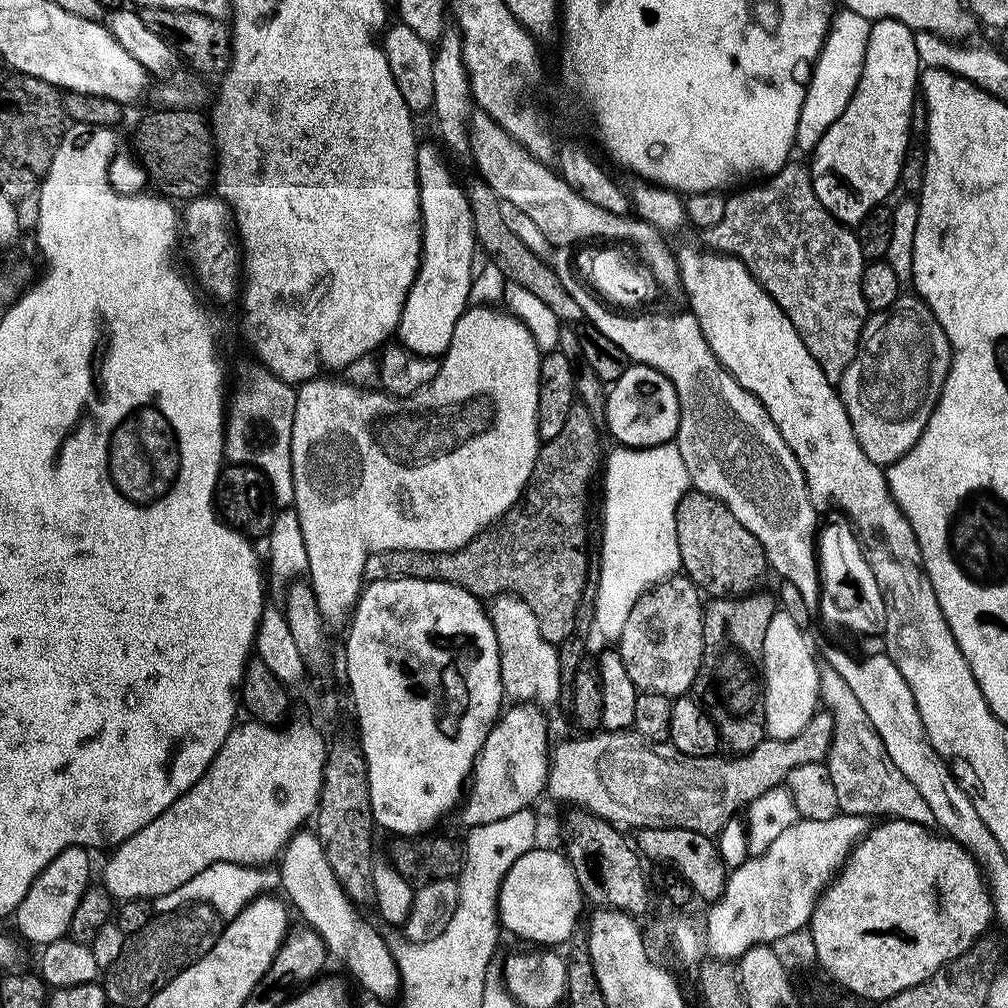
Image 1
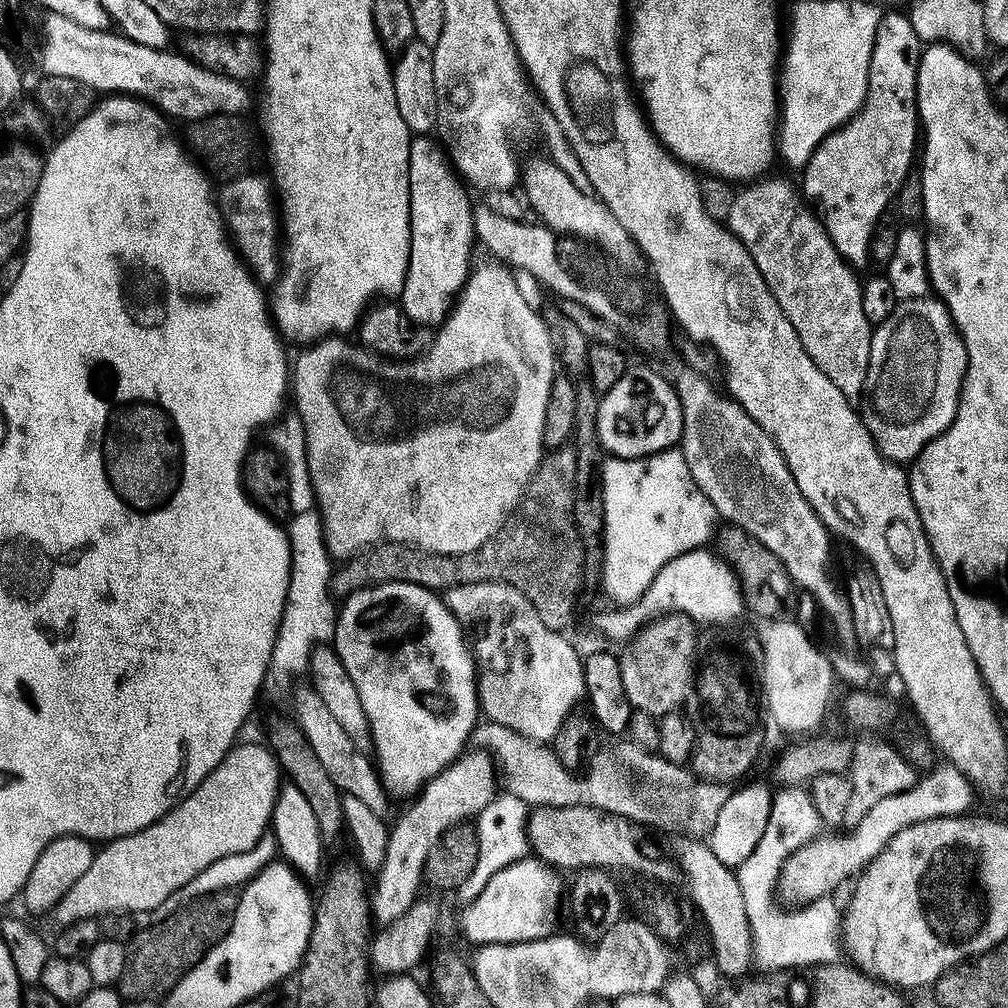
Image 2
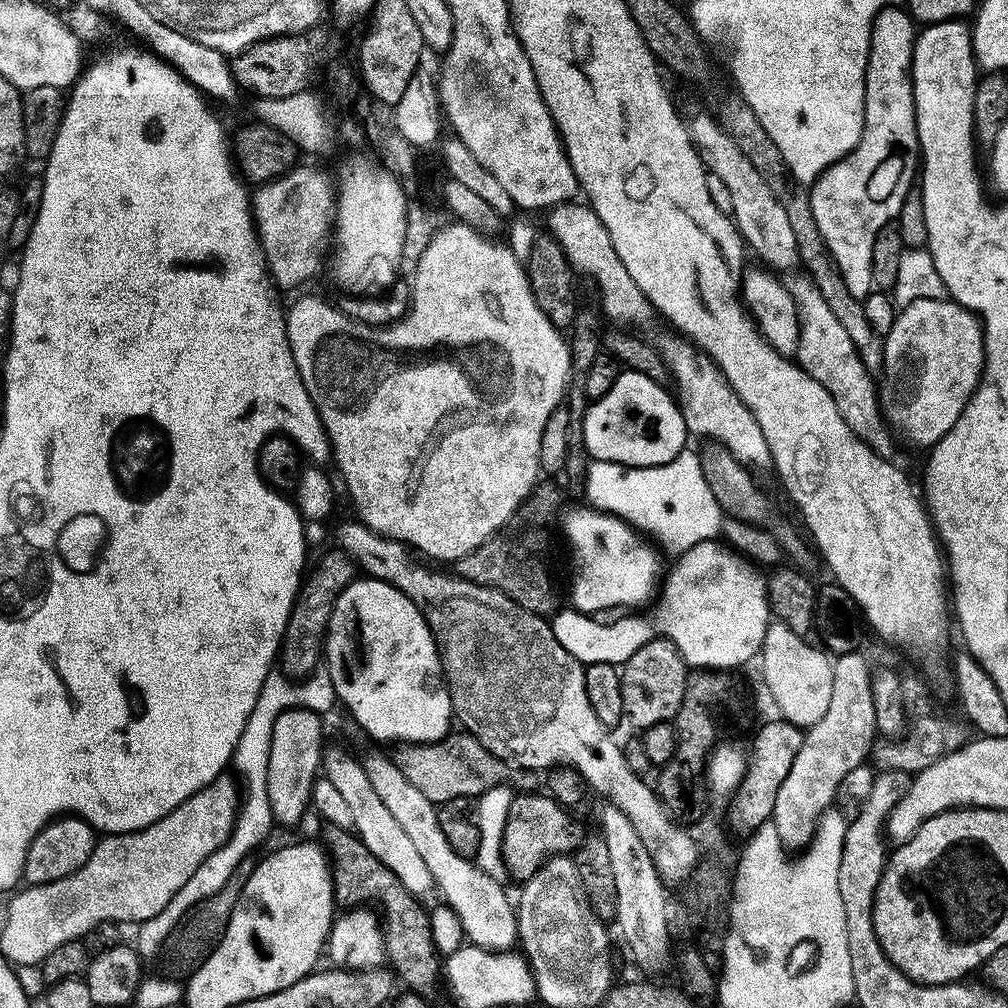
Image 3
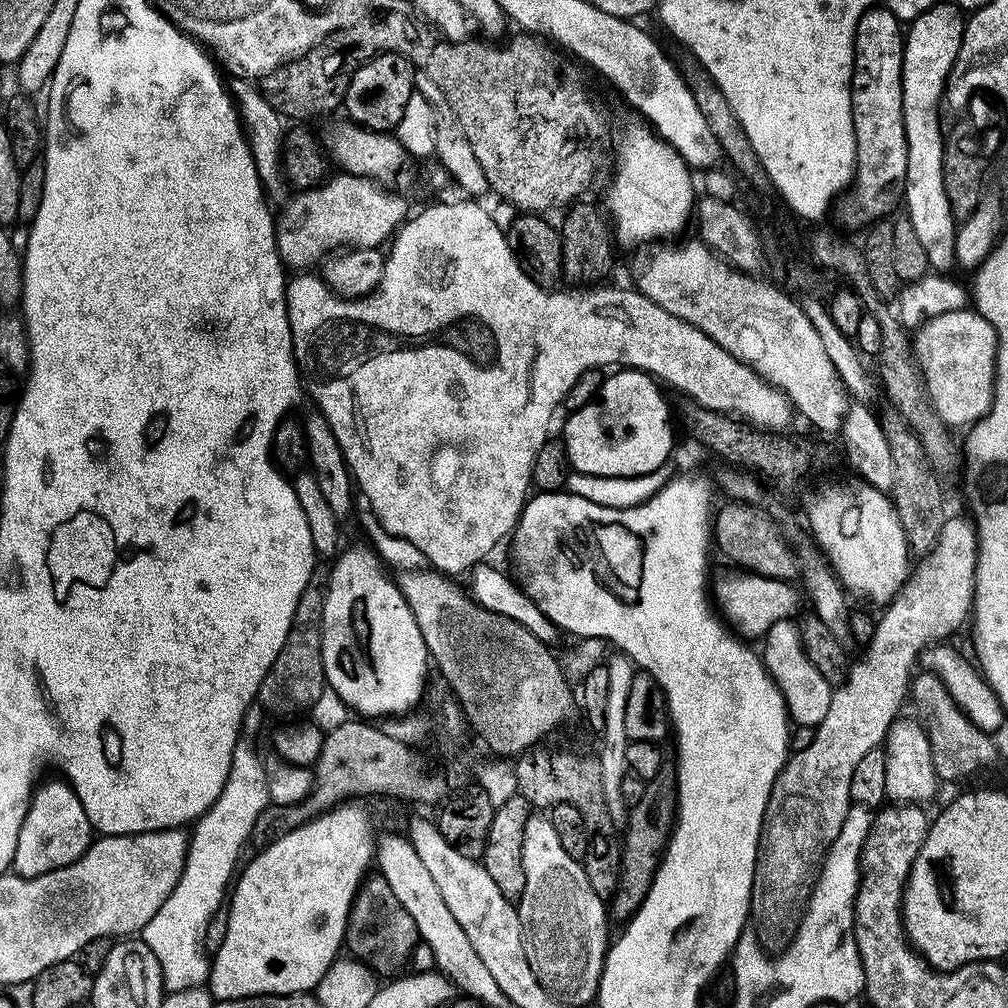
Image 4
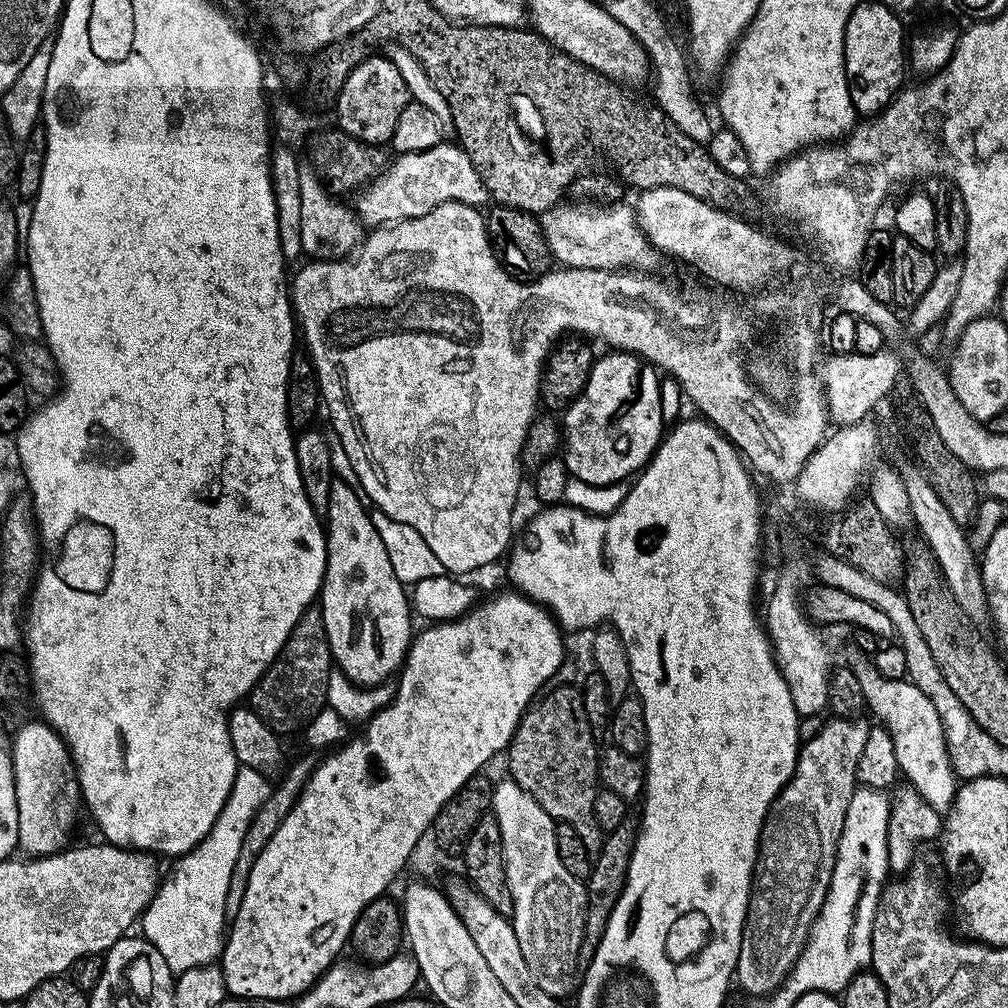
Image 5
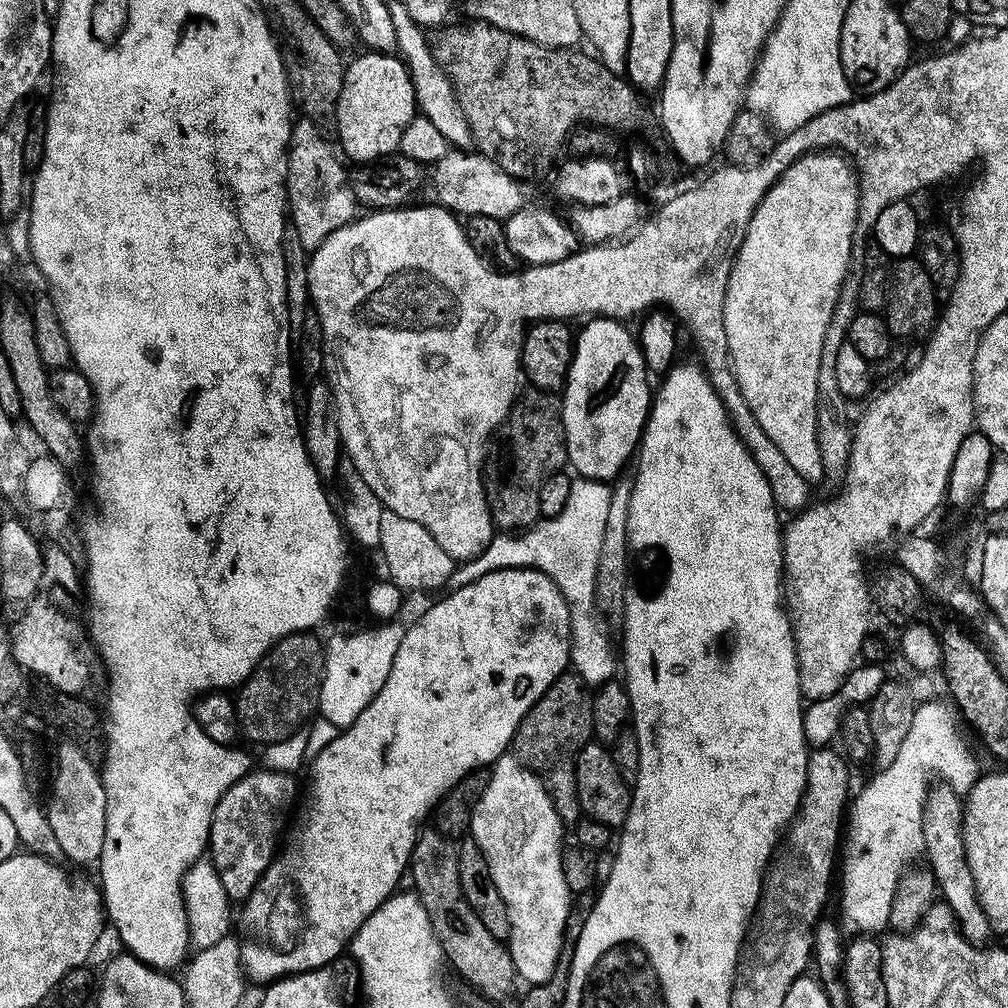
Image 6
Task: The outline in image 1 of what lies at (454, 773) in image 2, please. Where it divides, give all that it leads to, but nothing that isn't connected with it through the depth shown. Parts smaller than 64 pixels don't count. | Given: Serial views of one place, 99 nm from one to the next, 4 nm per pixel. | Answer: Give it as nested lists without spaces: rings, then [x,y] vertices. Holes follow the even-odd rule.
[[[530,702],[511,705],[497,717],[473,764],[468,793],[460,811],[465,827],[484,825],[534,806],[548,779],[548,724]]]

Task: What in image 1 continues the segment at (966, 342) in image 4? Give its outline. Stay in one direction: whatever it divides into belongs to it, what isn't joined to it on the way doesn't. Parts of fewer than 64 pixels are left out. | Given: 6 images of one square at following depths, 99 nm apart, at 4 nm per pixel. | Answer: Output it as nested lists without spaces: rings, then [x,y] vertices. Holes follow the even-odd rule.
[[[901,294],[888,308],[873,311],[864,322],[864,345],[856,352],[854,362],[838,380],[840,399],[854,426],[858,446],[870,462],[881,466],[892,464],[902,458],[918,442],[930,414],[935,410],[946,374],[952,361],[952,347],[946,338],[946,330],[938,326],[938,318],[925,300],[915,294]]]

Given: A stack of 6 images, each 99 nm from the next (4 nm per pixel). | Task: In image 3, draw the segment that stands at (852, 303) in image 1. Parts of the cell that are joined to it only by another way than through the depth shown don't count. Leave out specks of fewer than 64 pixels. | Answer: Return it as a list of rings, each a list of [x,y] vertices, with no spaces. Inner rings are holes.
[[[807,275],[800,276],[794,277],[786,284],[788,292],[796,303],[800,318],[800,342],[794,355],[795,359],[805,374],[814,377],[830,394],[830,398],[834,398],[834,406],[838,406],[838,414],[842,414],[842,418],[846,418],[846,426],[850,426],[850,430],[854,430],[854,434],[858,434],[858,438],[865,440],[879,456],[891,457],[894,436],[885,421],[878,395],[878,384],[877,381],[872,381],[875,380],[873,373],[866,370],[854,342],[850,340],[850,334],[846,334],[842,322],[838,322],[838,318],[834,318],[834,310],[830,310],[830,306],[826,306],[826,298],[822,298],[822,294]]]

